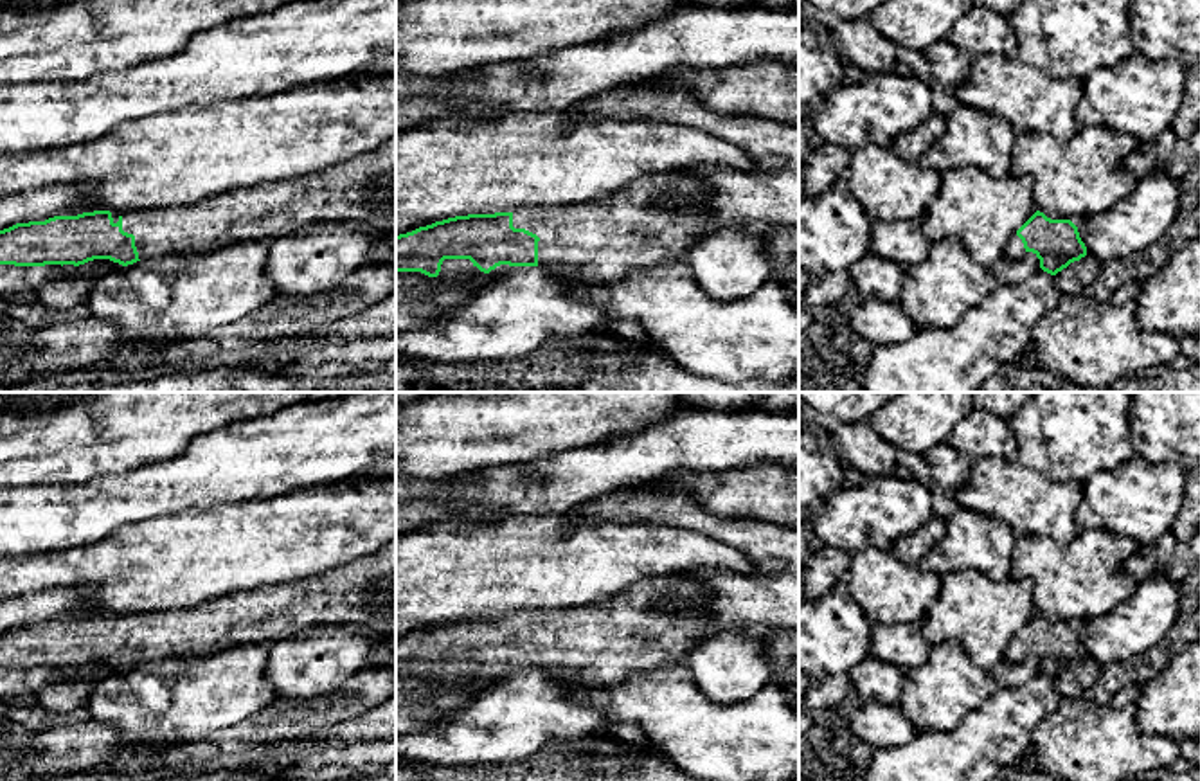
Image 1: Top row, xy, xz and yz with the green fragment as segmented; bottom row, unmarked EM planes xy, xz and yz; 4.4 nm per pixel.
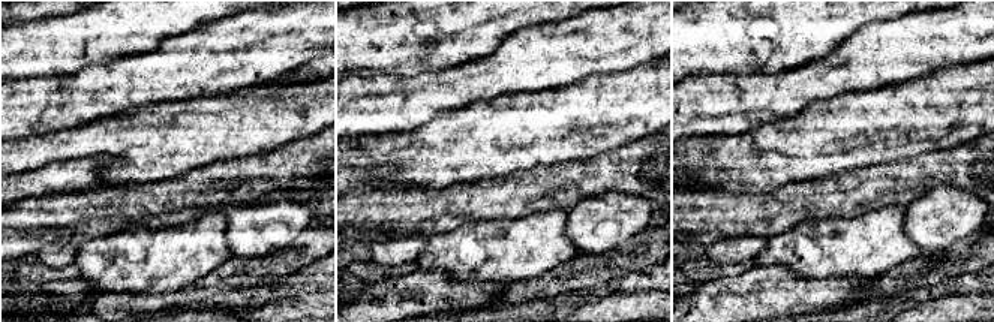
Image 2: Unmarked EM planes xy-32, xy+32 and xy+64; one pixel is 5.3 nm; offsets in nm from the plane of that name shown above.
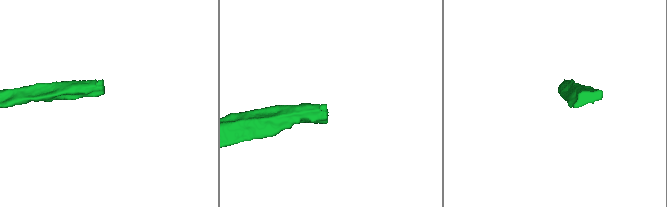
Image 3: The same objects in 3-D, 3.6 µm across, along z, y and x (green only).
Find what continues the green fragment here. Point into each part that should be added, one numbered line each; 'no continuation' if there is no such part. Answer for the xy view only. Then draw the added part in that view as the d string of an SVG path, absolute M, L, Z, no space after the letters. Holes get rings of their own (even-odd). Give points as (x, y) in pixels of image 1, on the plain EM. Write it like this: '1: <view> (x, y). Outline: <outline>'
1: xy (362, 592). Outline: M396 542L376 554L347 561L306 581L268 585L221 596L191 610L112 615L113 626L135 639L139 662L166 657L210 655L243 644L268 644L309 626L347 624L387 641L396 637Z

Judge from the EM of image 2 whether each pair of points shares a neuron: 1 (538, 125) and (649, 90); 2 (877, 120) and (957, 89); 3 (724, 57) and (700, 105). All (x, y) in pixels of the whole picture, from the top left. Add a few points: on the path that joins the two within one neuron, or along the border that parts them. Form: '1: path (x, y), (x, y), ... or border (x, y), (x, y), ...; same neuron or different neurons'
1: path (565, 123), (574, 123), (622, 107); same neuron
2: path (897, 120), (928, 116), (937, 108); same neuron
3: border (751, 74), (700, 74), (687, 78); different neurons

